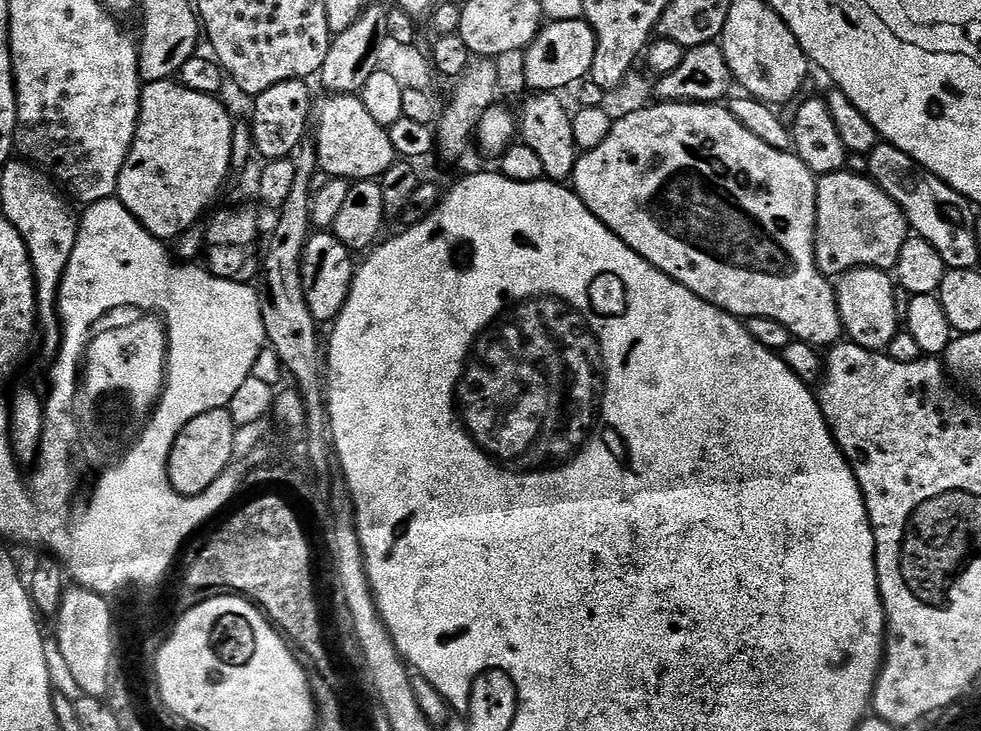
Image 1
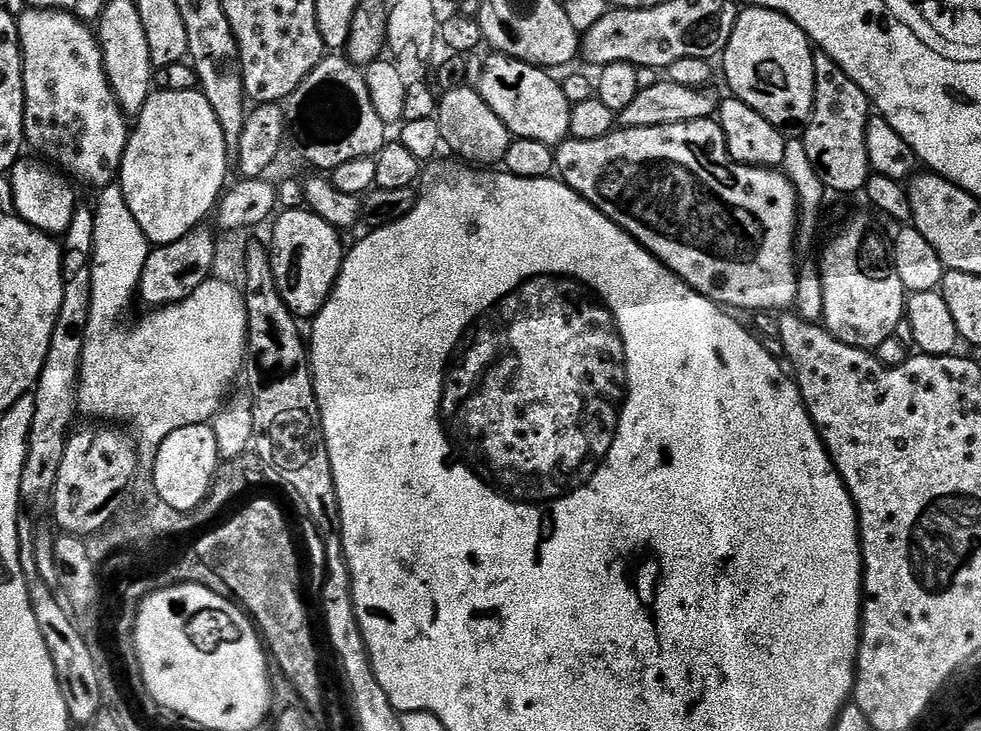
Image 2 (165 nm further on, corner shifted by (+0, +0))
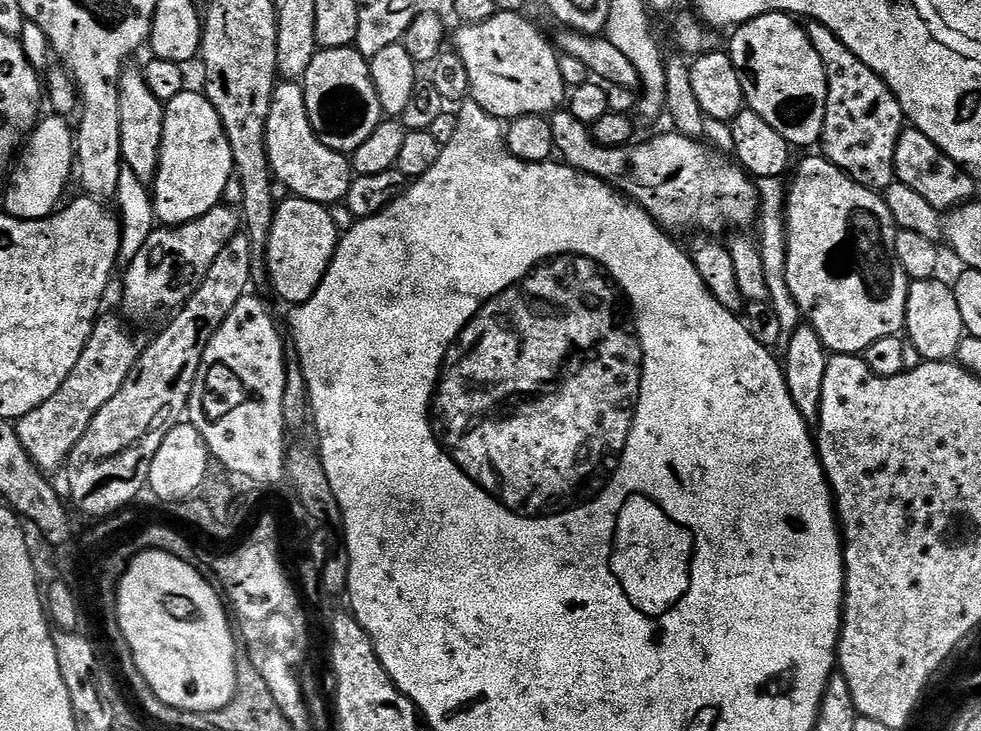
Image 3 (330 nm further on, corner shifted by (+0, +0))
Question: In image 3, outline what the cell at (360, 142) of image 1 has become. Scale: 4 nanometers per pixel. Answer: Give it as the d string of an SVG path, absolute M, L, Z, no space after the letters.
M320 48L302 81L310 126L330 150L351 154L374 134L382 113L372 81L372 66L362 53L351 48Z

